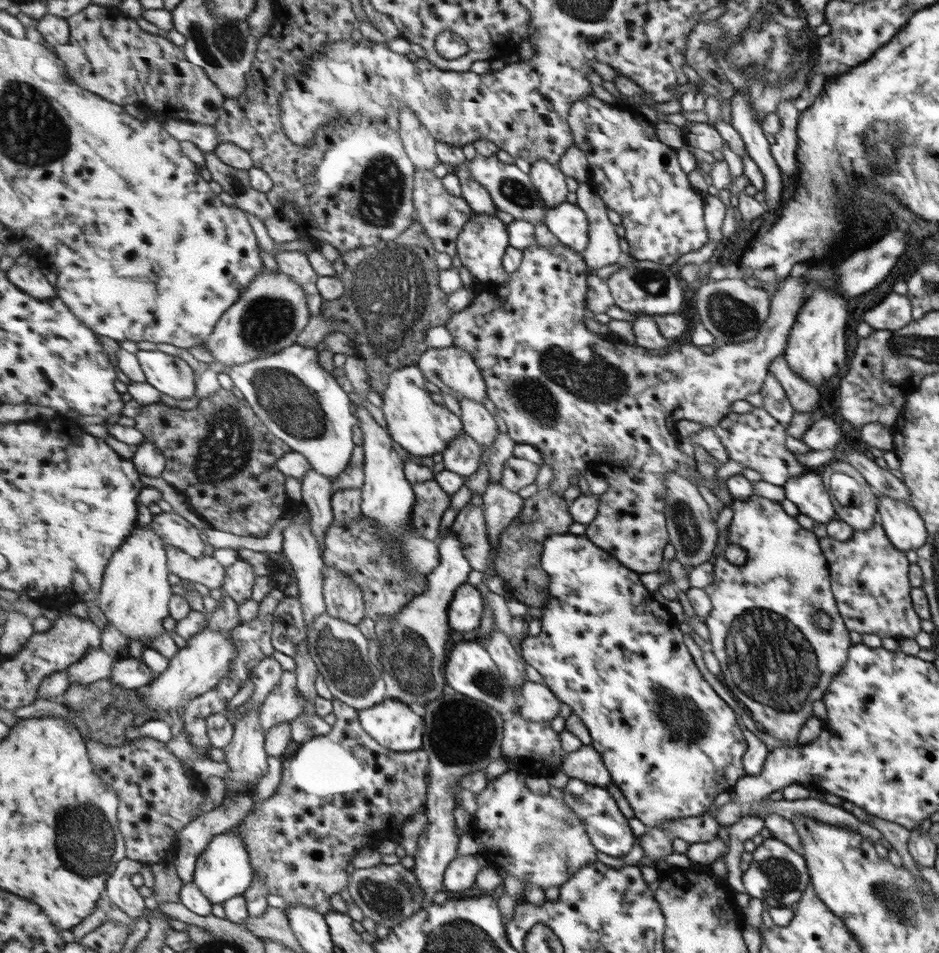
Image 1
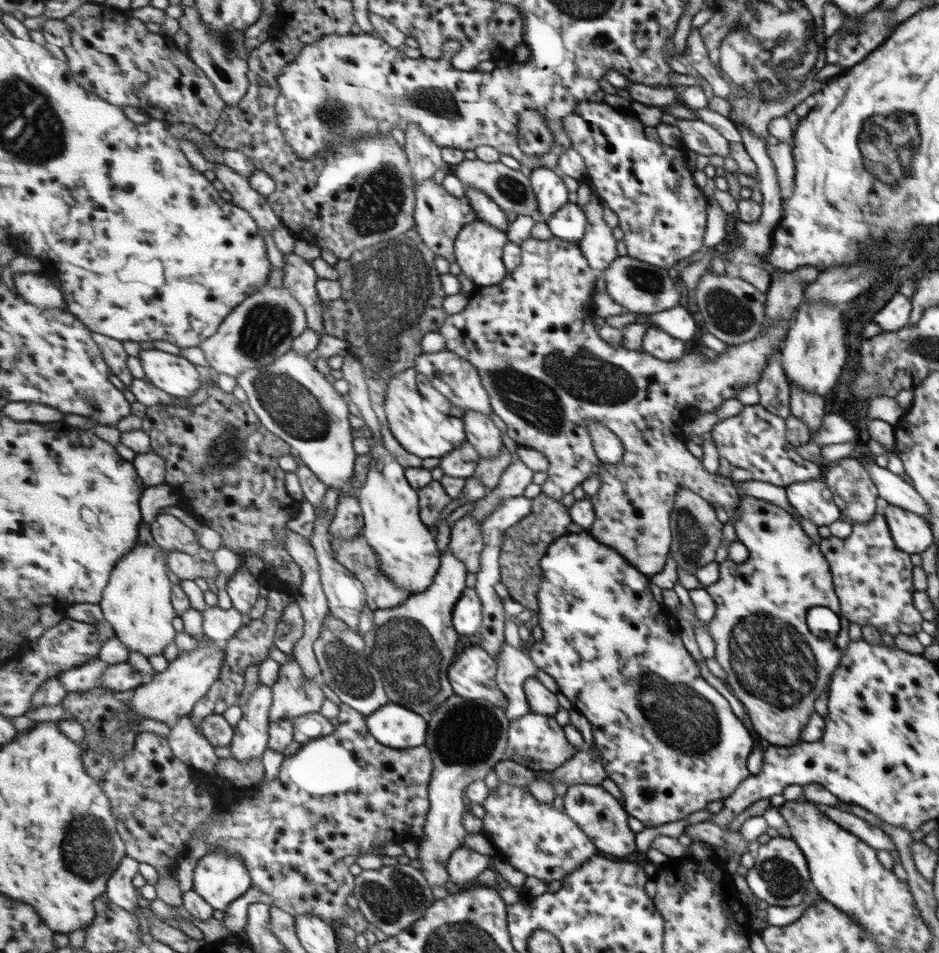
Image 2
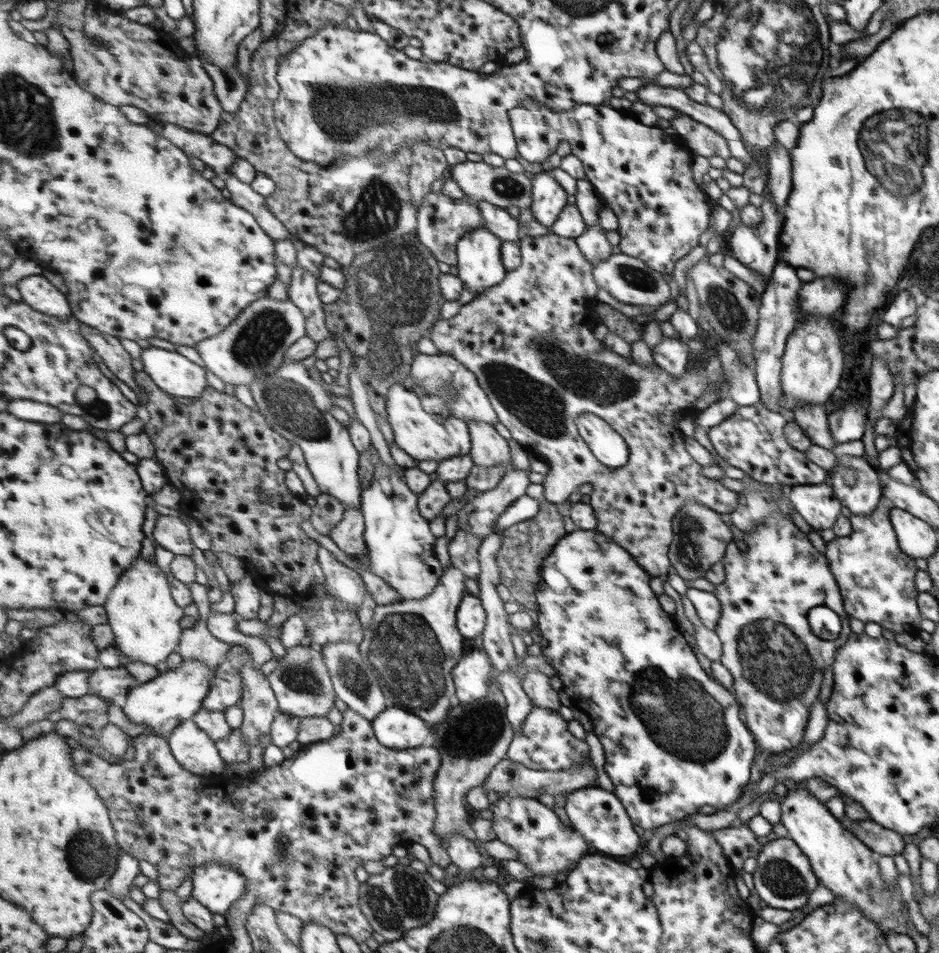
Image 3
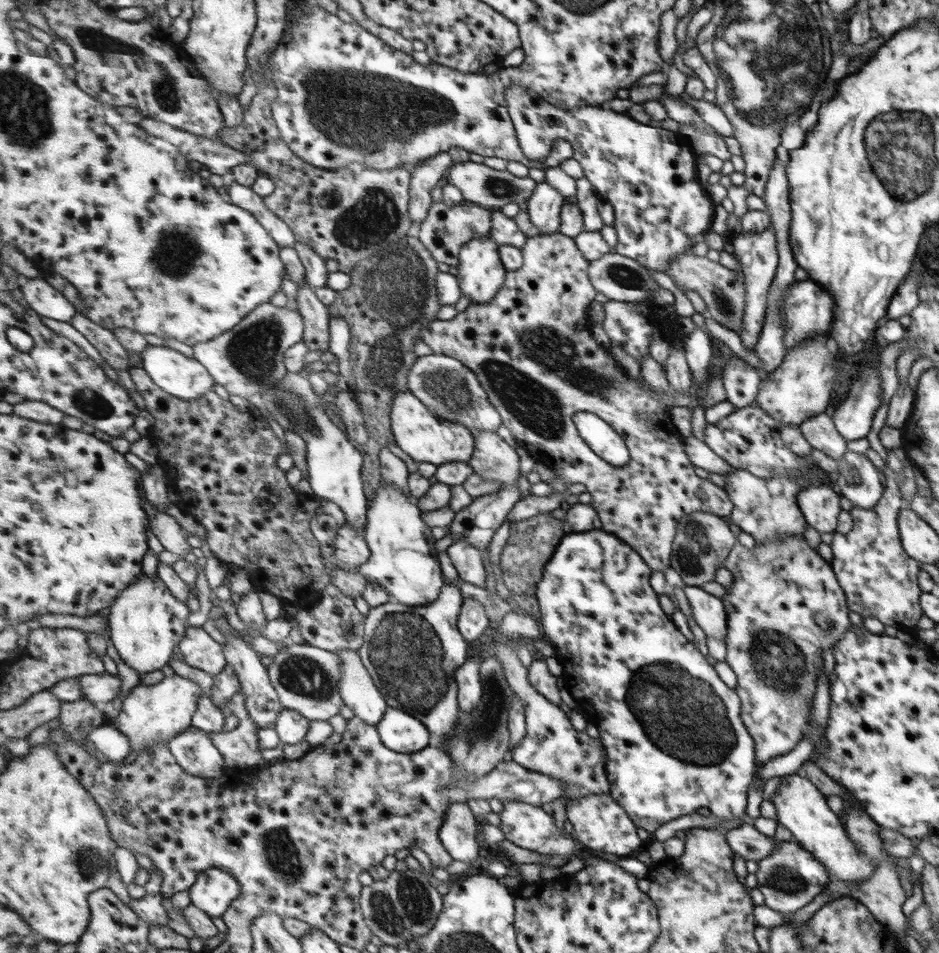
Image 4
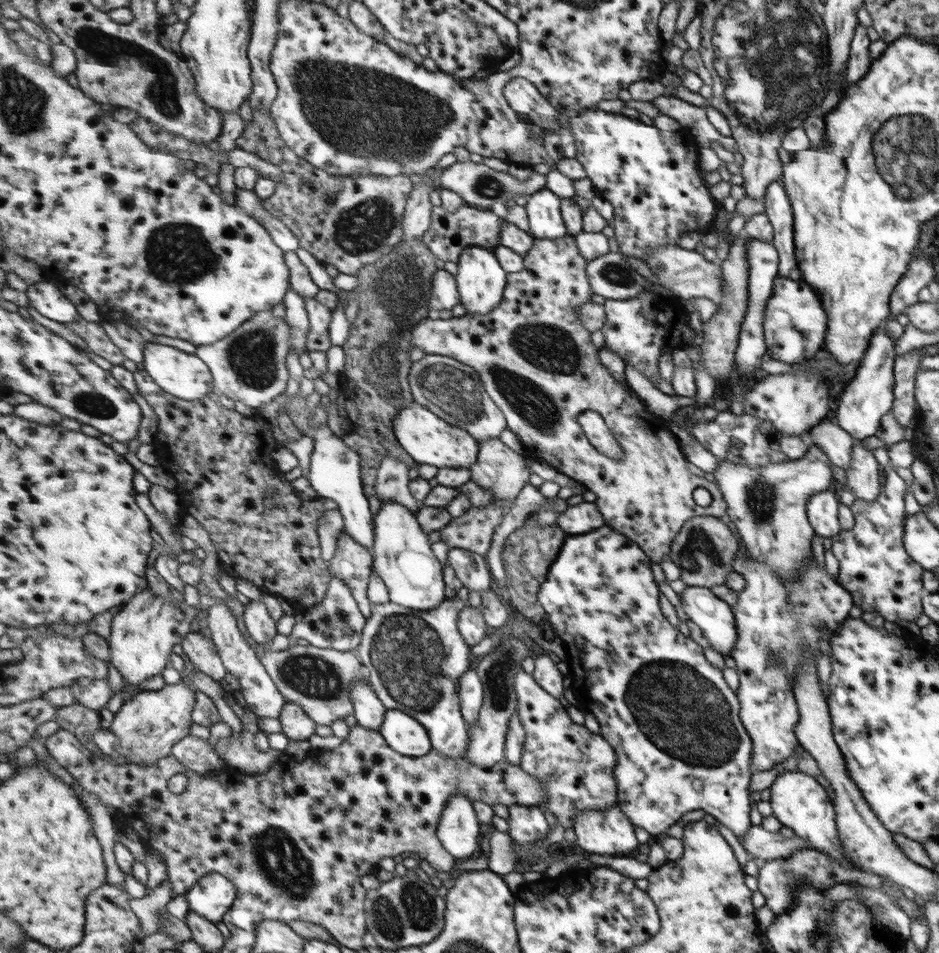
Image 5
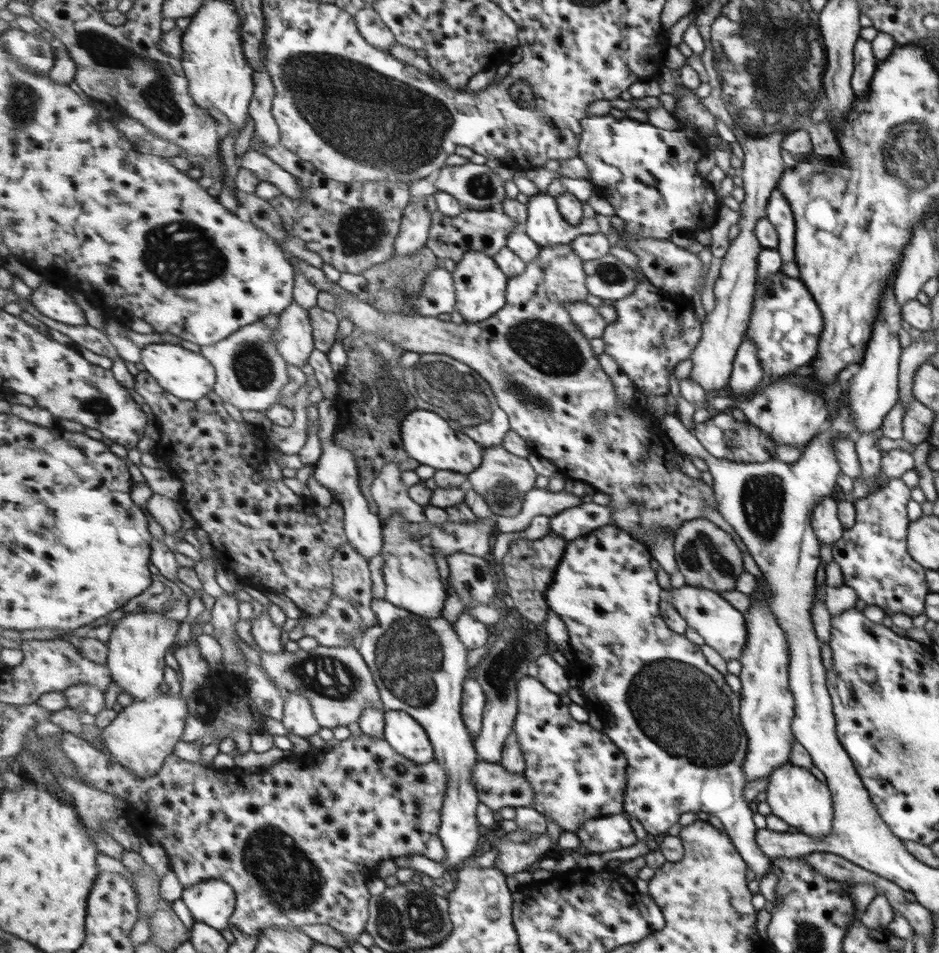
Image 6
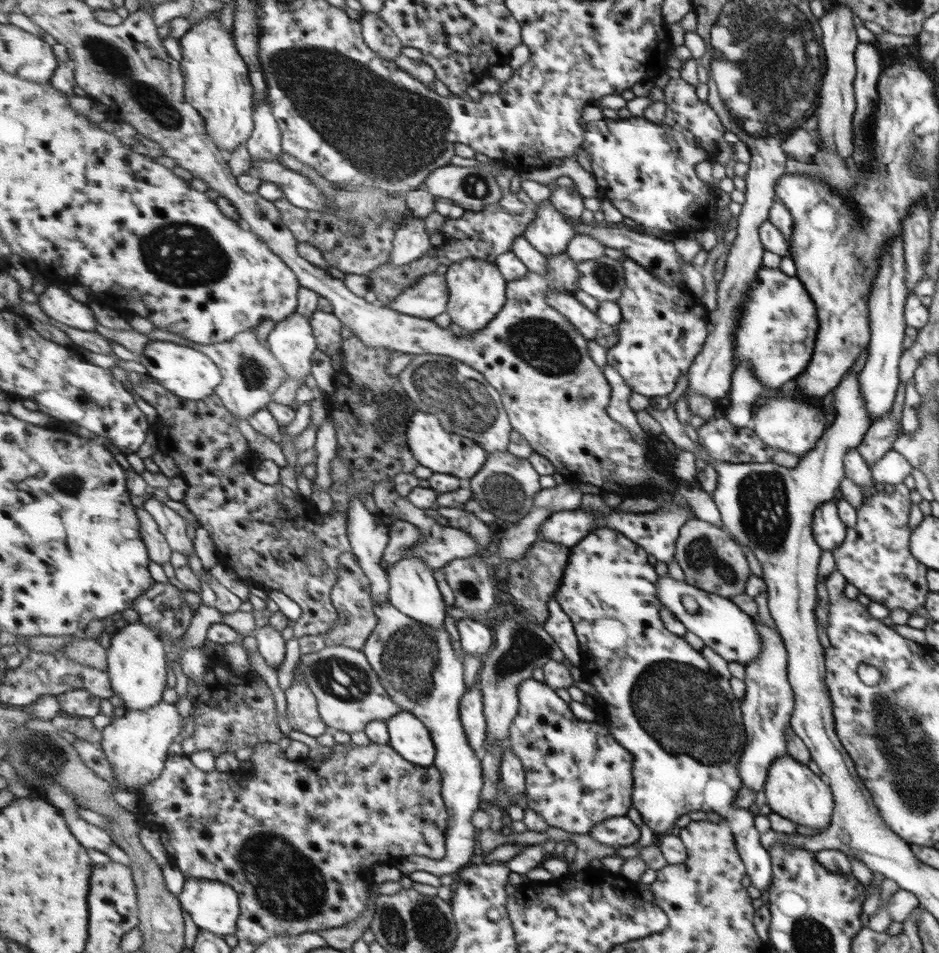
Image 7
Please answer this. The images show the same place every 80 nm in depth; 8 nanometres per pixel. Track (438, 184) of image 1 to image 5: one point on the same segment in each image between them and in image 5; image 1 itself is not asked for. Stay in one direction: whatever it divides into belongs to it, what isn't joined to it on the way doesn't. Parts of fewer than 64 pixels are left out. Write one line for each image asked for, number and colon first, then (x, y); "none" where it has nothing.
2: (440, 216)
3: (442, 221)
4: (446, 229)
5: (450, 233)

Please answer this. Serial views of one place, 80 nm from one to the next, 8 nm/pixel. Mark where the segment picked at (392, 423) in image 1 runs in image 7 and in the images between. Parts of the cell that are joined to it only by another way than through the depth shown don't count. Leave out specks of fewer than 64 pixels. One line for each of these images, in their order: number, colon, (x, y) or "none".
2: (423, 431)
3: (423, 436)
4: (424, 436)
5: (429, 439)
6: (429, 438)
7: (436, 448)

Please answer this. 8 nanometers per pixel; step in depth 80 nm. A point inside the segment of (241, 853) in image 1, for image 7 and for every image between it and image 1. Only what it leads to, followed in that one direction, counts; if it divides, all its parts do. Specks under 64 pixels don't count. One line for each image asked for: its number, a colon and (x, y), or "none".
2: (220, 877)
3: (218, 886)
4: (215, 891)
5: (213, 897)
6: (213, 902)
7: (213, 905)

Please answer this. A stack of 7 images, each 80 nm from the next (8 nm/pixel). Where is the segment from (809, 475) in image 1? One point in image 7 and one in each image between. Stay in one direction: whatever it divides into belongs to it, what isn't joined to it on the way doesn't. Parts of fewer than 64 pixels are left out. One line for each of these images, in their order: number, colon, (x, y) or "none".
2: (811, 500)
3: (815, 503)
4: (819, 505)
5: (822, 508)
6: (828, 526)
7: (831, 531)

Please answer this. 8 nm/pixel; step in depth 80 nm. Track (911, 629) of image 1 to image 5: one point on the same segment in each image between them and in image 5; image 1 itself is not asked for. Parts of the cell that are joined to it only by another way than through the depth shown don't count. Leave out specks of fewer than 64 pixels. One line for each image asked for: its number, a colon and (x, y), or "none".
2: (873, 580)
3: (875, 578)
4: (879, 579)
5: (873, 566)

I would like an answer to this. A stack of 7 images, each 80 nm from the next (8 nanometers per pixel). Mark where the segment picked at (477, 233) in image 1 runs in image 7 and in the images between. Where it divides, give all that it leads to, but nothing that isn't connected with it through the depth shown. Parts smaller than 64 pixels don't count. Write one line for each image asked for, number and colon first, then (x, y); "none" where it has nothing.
2: (480, 247)
3: (480, 264)
4: (481, 274)
5: (482, 281)
6: (480, 285)
7: (477, 288)

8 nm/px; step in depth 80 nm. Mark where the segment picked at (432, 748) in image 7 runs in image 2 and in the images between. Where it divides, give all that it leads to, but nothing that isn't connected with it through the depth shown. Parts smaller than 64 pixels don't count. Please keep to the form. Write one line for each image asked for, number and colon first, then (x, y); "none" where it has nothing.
2: (394, 725)
3: (399, 729)
4: (402, 732)
5: (404, 733)
6: (408, 736)

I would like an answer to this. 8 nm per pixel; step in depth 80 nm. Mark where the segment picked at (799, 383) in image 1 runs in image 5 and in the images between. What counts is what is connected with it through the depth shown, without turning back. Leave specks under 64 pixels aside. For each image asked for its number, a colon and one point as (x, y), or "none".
2: (808, 408)
3: (812, 420)
4: (819, 431)
5: (836, 444)

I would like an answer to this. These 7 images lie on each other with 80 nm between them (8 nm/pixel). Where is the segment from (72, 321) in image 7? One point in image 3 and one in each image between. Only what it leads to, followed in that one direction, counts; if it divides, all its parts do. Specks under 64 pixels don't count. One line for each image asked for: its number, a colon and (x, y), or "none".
3: (37, 291)
4: (40, 295)
5: (45, 297)
6: (52, 301)

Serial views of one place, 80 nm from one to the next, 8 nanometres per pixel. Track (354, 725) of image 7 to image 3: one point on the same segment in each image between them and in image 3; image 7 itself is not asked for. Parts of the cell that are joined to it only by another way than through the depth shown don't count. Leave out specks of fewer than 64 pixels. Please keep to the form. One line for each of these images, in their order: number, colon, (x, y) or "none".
3: (303, 684)
4: (307, 678)
5: (320, 679)
6: (337, 680)

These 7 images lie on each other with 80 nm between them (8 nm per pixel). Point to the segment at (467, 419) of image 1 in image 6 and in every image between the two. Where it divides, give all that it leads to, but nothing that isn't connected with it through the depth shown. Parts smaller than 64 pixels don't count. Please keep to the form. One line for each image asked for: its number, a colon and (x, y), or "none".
2: (481, 431)
3: (489, 449)
4: (494, 460)
5: (505, 473)
6: (504, 479)

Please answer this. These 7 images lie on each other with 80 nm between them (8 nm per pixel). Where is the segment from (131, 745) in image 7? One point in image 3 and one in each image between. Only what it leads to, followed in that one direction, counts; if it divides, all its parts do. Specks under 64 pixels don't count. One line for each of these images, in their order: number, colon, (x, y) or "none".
3: (161, 704)
4: (150, 714)
5: (147, 726)
6: (141, 736)

